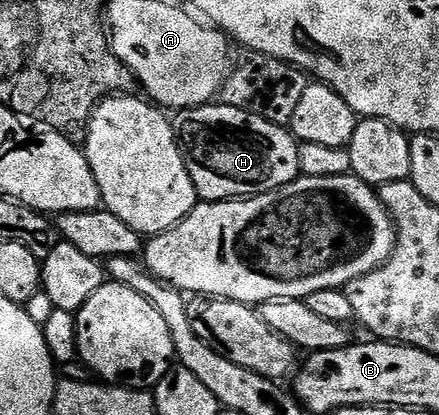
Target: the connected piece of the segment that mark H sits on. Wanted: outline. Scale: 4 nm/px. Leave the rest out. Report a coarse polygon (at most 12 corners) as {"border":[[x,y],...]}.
{"border":[[238,107],[181,109],[174,128],[201,202],[301,176],[287,128]]}

